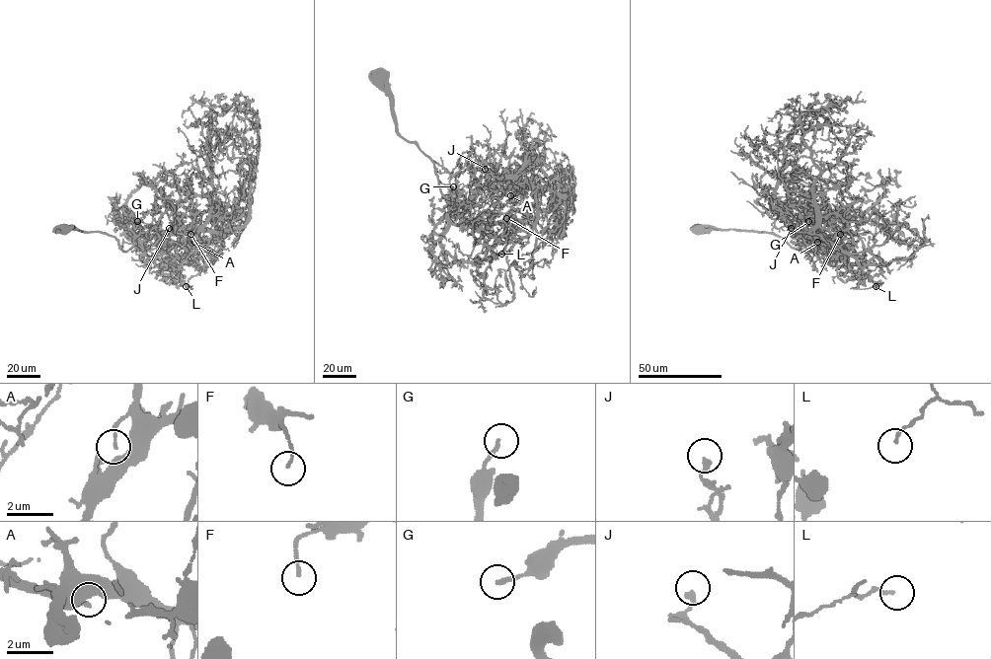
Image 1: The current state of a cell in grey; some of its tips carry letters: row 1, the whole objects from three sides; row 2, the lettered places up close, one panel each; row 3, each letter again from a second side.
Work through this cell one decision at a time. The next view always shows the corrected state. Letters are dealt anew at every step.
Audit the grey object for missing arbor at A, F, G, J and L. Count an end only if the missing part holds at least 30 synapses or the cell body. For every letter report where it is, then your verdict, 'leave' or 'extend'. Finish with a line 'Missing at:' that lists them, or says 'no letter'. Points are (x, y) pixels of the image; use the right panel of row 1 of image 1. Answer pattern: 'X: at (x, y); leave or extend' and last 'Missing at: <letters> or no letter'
A: at (817, 242); leave
F: at (840, 234); leave
G: at (808, 221); leave
J: at (791, 228); leave
L: at (876, 286); leave
Missing at: no letter

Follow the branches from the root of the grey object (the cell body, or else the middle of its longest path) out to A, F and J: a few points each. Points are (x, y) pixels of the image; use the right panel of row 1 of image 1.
A: (699, 227), (770, 233), (793, 248), (816, 252), (822, 239), (800, 229), (810, 240), (817, 242)
F: (699, 227), (770, 233), (816, 252), (822, 239), (801, 229), (864, 266), (861, 239), (849, 230), (840, 234)
J: (699, 227), (770, 233), (800, 250), (819, 249), (822, 239), (816, 232), (800, 227), (794, 234), (791, 228)

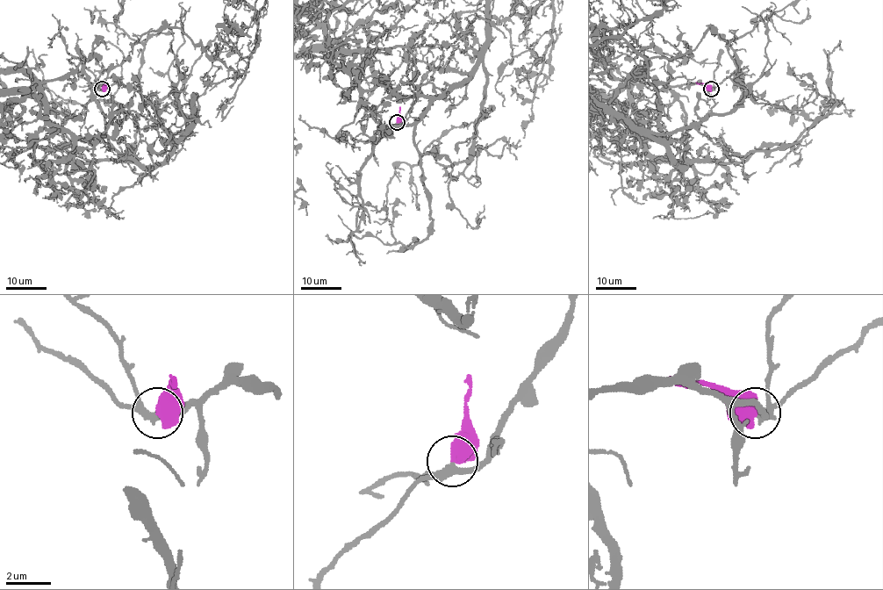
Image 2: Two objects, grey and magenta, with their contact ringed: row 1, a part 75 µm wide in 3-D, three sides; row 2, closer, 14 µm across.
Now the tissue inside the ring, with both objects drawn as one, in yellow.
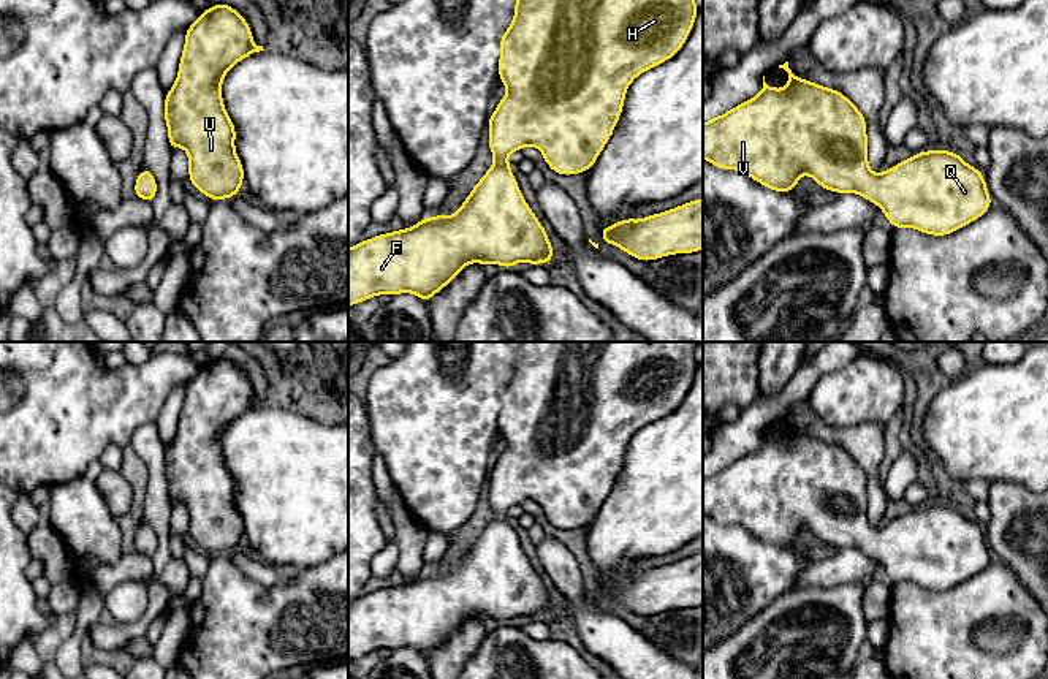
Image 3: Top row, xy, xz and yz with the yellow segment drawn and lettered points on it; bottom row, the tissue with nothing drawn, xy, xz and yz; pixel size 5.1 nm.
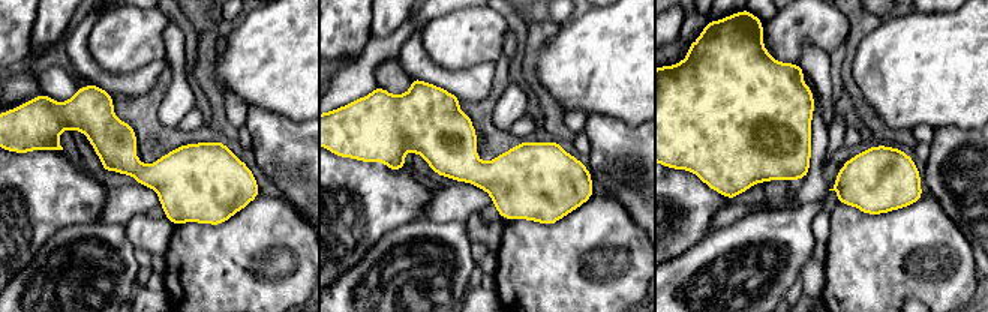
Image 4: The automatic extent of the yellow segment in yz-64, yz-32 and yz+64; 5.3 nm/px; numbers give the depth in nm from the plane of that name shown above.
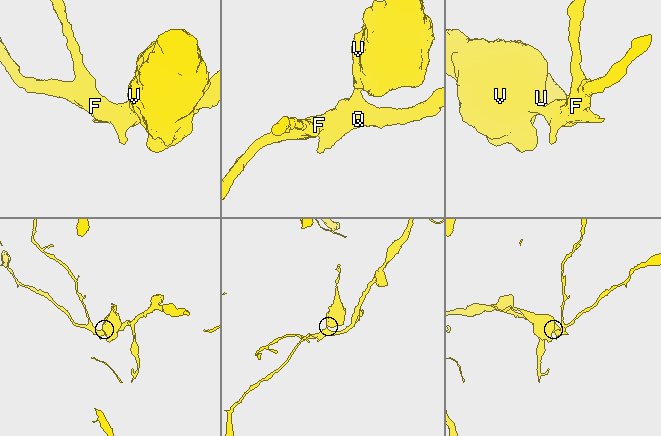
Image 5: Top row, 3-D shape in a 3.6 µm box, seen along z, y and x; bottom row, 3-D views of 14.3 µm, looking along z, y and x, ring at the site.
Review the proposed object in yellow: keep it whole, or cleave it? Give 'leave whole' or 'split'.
leave whole

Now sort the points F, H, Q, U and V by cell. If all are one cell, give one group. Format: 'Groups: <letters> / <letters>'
Groups: F H Q U V

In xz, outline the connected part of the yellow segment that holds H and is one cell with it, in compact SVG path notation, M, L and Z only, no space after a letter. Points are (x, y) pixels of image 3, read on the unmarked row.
M521 342L515 356L515 370L511 380L503 386L500 393L500 412L499 412L499 434L505 438L507 446L499 456L496 465L489 470L489 505L494 510L494 519L483 529L480 537L472 543L469 551L464 554L461 563L453 567L450 571L434 570L426 571L410 582L399 586L389 586L386 589L378 589L367 595L359 595L348 603L348 662L375 652L378 649L401 649L412 647L429 657L431 652L443 644L467 619L499 619L507 624L513 622L516 617L527 619L545 619L551 616L556 608L551 601L548 587L545 586L541 576L535 571L530 560L524 554L515 529L510 525L508 510L516 505L522 505L526 500L533 500L543 508L546 519L562 530L573 530L589 525L597 516L600 506L609 495L616 478L624 464L624 454L628 440L633 434L644 426L670 415L684 400L687 391L690 389L697 369L700 362L695 359L695 347L698 342Z

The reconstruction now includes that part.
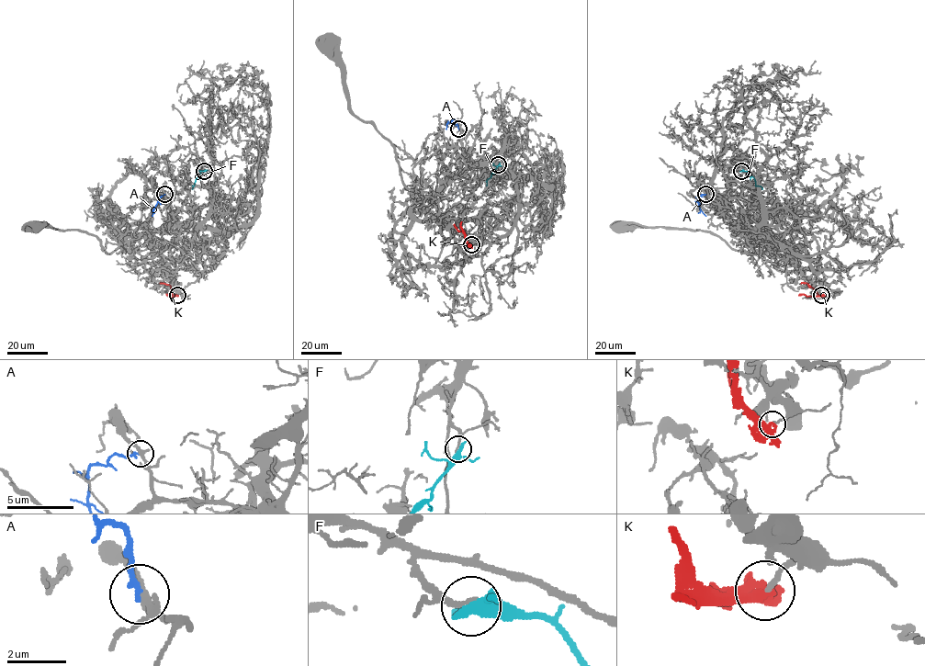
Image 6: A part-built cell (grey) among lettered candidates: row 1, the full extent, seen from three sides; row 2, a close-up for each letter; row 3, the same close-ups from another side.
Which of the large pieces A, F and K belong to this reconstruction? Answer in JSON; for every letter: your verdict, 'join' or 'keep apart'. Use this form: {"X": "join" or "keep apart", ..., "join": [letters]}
{"A": "keep apart", "F": "keep apart", "K": "keep apart", "join": []}

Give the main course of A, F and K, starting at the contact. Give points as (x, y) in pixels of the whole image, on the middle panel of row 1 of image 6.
A: (458, 129), (455, 121), (451, 121), (446, 129)
F: (498, 164), (486, 185)
K: (471, 244), (454, 223)

